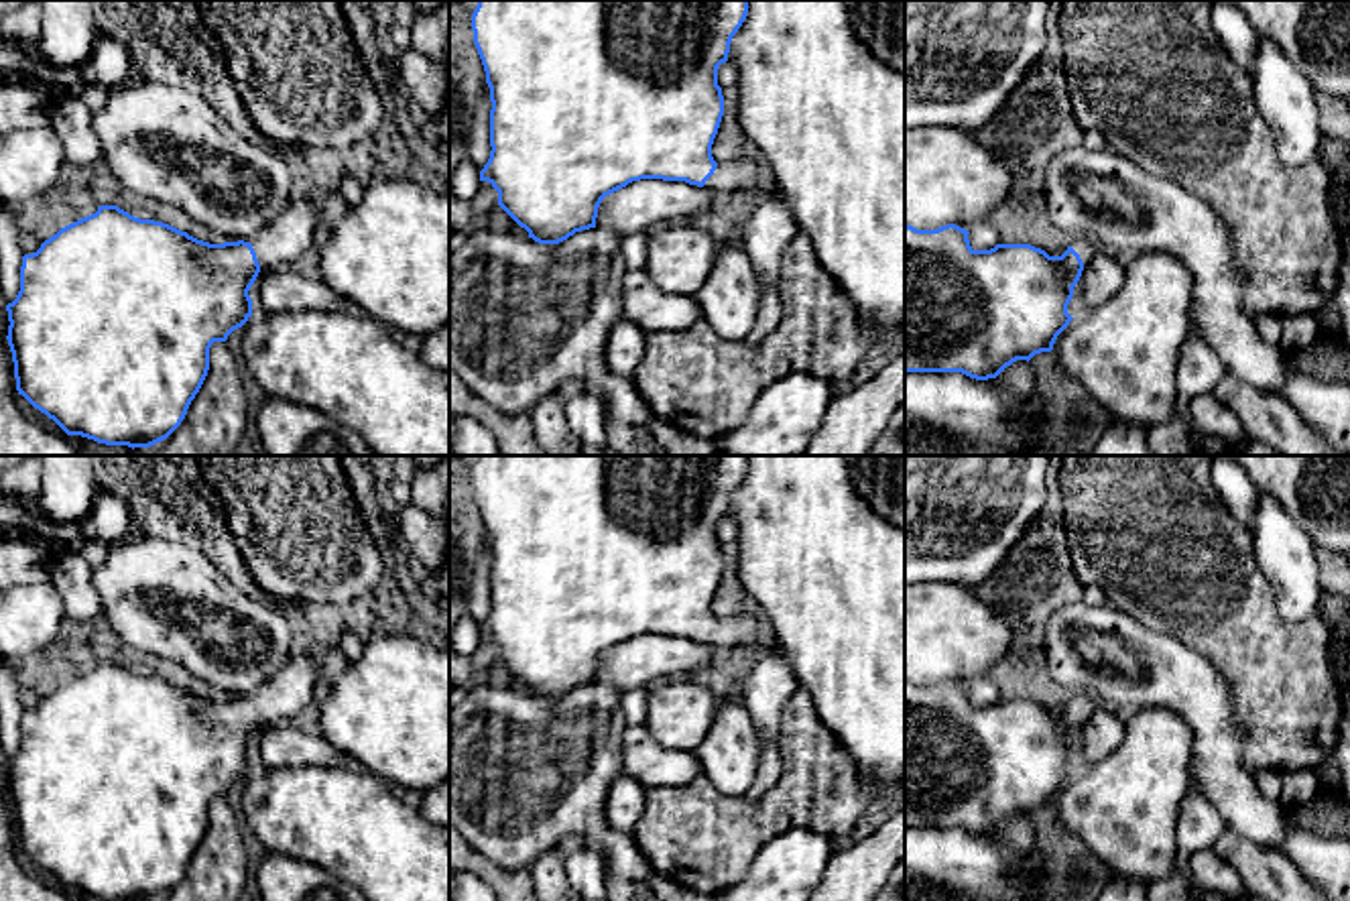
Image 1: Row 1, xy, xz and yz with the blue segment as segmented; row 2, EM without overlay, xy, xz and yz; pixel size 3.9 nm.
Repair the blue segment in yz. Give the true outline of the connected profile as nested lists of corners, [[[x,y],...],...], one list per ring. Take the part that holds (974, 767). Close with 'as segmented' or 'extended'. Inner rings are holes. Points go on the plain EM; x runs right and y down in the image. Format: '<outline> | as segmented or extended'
[[[905,677],[905,828],[962,828],[976,836],[996,834],[1017,816],[1051,807],[1073,775],[1067,761],[1096,702],[1071,692],[1061,712],[1031,700],[996,700],[974,706],[968,685],[947,679],[917,685]]] | extended

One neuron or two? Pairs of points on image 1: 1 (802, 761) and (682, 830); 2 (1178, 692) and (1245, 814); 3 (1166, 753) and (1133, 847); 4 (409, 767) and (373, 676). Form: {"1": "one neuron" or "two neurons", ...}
{"1": "one neuron", "2": "one neuron", "3": "one neuron", "4": "one neuron"}

